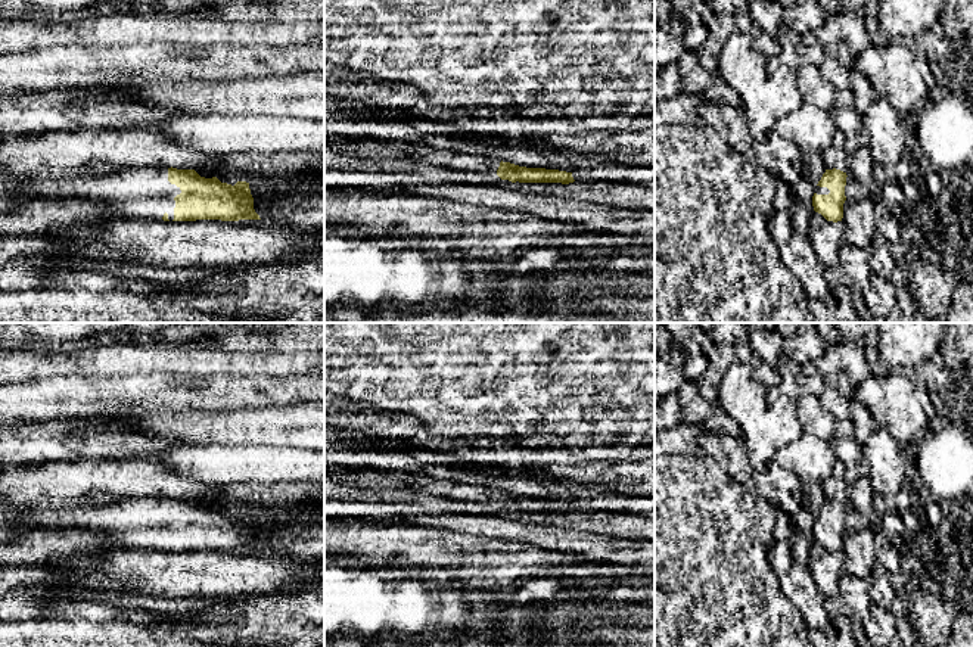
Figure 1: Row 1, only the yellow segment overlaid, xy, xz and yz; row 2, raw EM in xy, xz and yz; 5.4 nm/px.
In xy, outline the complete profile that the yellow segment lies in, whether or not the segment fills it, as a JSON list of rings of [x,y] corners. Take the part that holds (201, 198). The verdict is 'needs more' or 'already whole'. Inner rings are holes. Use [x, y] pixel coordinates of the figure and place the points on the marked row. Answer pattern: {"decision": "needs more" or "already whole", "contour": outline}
{"decision": "needs more", "contour": [[[125,167],[118,171],[97,171],[87,175],[43,177],[24,180],[18,189],[21,197],[43,200],[90,200],[106,206],[124,218],[147,217],[164,221],[196,220],[261,220],[254,209],[249,183],[237,181],[234,186],[221,183],[217,177],[200,177],[195,169],[167,167]]]}

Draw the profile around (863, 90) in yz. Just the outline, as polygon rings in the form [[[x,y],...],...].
[[[826,47],[826,57],[818,69],[836,88],[851,90],[855,108],[861,113],[864,113],[868,103],[877,97],[876,88],[861,72],[854,68],[848,69],[839,62],[834,47]]]

